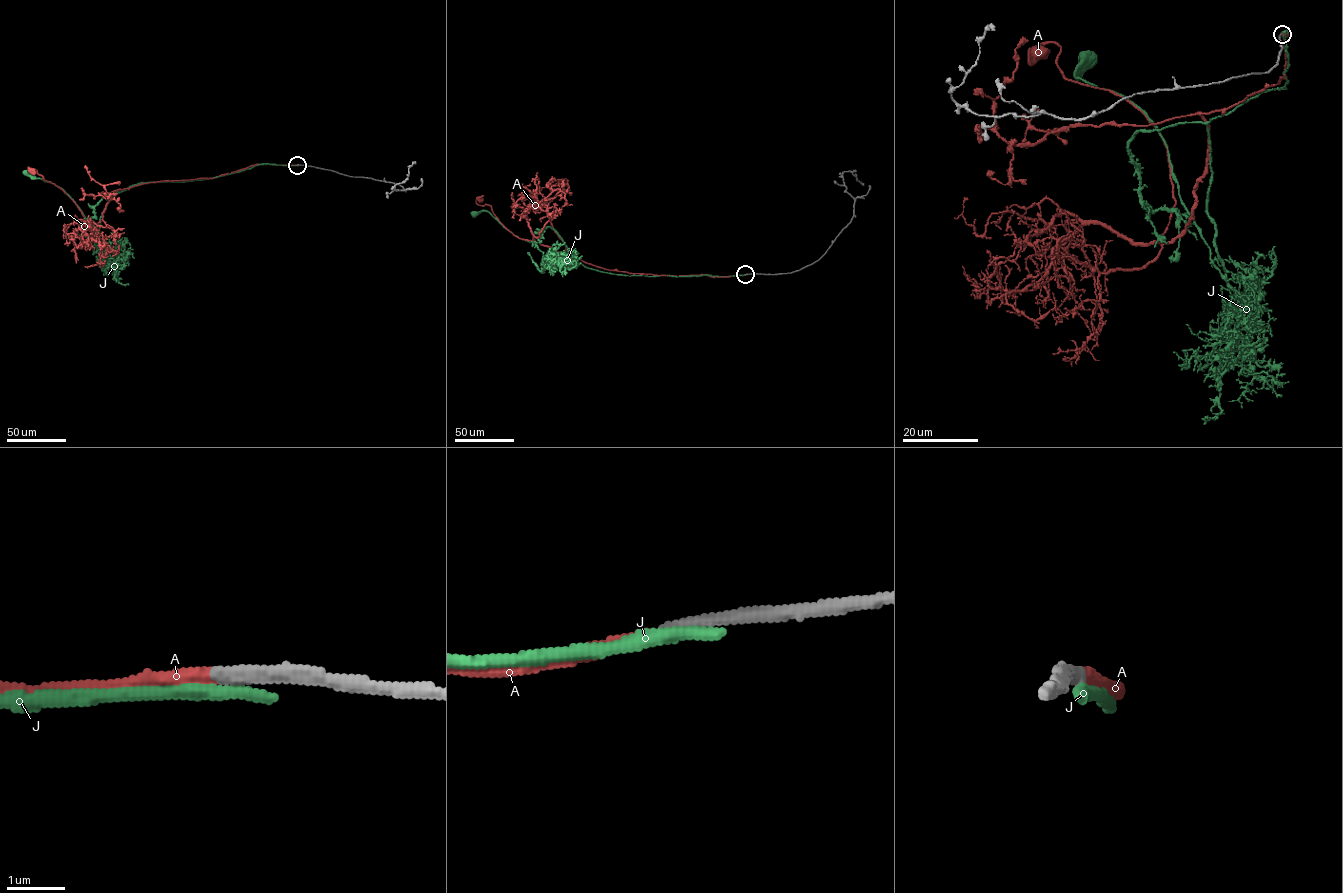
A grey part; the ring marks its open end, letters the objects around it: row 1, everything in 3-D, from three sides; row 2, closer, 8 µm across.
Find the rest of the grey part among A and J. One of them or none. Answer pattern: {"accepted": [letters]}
{"accepted": ["A"]}

